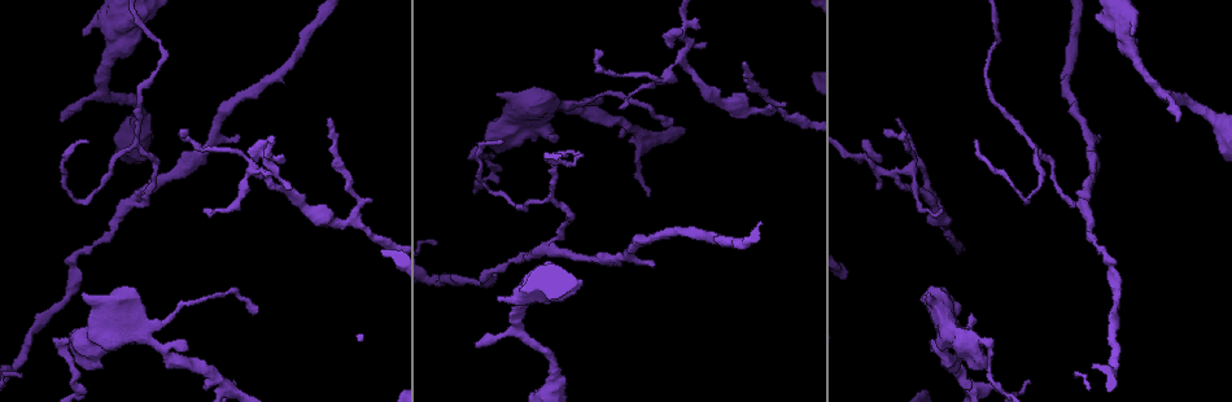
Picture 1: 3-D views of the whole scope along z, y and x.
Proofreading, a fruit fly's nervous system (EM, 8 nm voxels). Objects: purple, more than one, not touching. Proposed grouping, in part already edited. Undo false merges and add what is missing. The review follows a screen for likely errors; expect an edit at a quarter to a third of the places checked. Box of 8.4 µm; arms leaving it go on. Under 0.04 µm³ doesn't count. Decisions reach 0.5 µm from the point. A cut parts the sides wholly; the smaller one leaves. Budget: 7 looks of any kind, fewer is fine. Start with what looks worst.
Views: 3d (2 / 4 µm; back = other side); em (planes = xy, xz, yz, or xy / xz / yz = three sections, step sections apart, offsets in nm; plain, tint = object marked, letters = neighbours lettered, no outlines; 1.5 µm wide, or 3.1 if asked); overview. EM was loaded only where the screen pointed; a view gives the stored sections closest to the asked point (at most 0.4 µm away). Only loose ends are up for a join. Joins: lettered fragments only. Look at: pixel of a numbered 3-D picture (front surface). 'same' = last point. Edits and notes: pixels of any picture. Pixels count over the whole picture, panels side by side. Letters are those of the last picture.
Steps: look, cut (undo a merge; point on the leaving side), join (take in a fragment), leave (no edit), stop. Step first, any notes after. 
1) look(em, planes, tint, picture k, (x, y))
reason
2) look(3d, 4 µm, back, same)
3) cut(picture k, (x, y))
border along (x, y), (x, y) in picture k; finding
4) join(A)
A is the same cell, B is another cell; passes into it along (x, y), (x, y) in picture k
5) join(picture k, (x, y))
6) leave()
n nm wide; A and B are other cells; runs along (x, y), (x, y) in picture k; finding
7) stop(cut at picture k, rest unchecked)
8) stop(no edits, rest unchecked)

look(3d, 4 µm, picture 1, (330, 118))
thin end

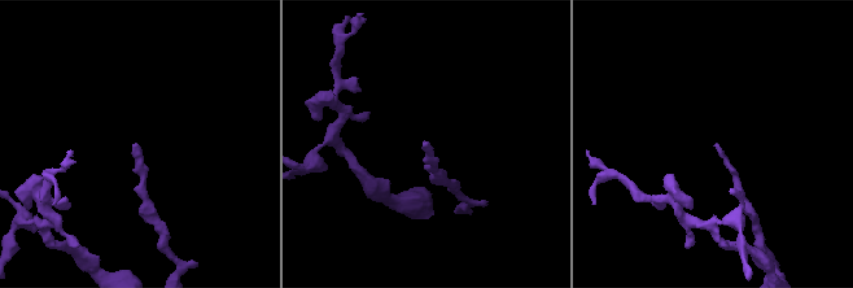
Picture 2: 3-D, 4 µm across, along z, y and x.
look(em, yz, step 8, letters, picture 2, (134, 144))

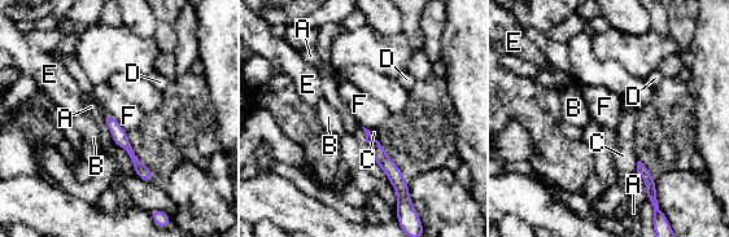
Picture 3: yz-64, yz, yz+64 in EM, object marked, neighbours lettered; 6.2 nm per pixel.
leave()
A, B, C, D, E and F are other cells; runs along (108, 117), (136, 163), (151, 179) in picture 3; none of them fits

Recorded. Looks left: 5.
look(em, planes, plain, picture 1, (973, 314))

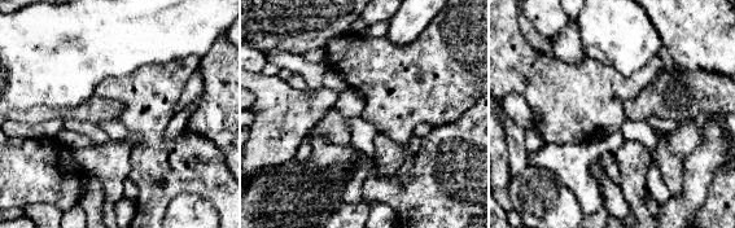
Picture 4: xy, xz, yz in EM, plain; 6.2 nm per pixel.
look(em, planes, letters, same)
what lies round it

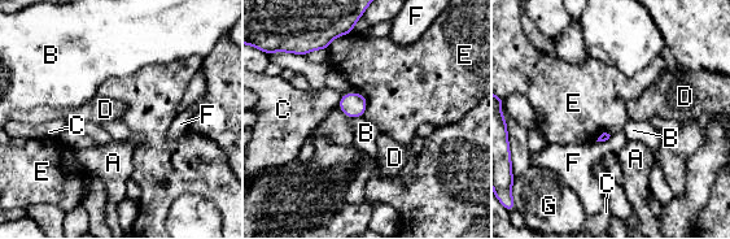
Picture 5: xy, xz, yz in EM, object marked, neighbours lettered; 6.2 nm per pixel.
leave()
140 nm wide; A, B, C, D, E, F and G are other cells; border along (362, 116), (350, 118) in picture 5; none of them fits

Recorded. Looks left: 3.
look(em, planes, letters, picture 1, (271, 180))
sharp bend

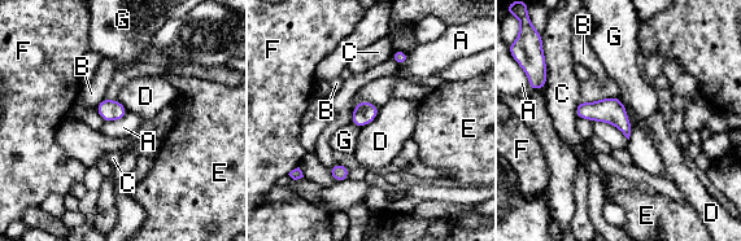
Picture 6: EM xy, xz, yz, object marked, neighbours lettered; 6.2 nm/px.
leave()
110 nm wide; A, B, C, D, E, F and G are other cells; continuous, no second neuron

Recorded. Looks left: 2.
stop(no edits, rest unchecked)

